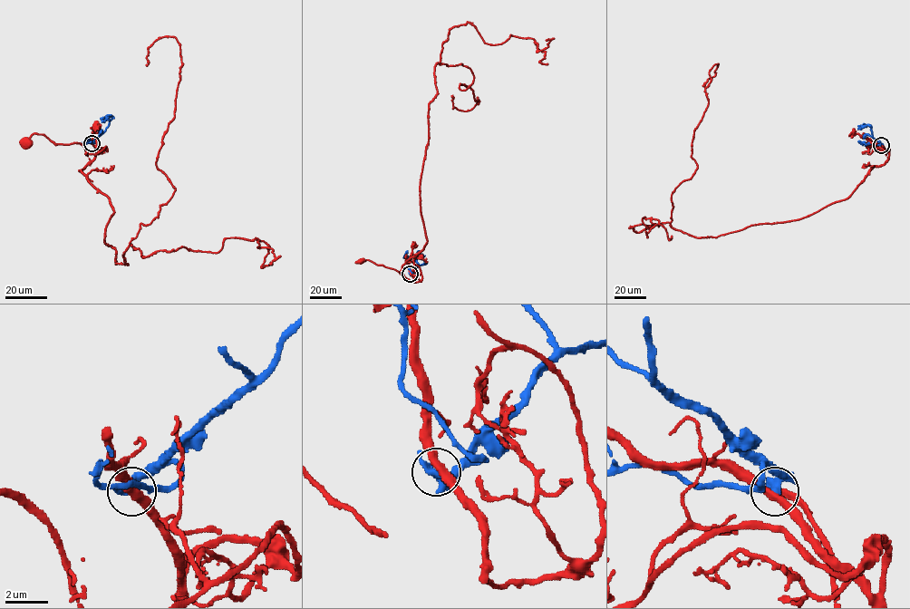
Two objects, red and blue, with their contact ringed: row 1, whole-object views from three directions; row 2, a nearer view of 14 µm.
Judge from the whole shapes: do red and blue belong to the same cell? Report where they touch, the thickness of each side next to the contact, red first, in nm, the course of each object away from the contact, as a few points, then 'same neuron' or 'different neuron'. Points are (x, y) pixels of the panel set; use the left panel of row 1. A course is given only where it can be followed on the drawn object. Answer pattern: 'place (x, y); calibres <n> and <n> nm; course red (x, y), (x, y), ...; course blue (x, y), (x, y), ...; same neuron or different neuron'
place (91, 143); calibres 360 and 340 nm; course red (91, 143), (96, 152), (91, 160), (79, 143), (56, 144), (36, 133), (27, 142); course blue (91, 143), (111, 118), (105, 120); different neuron

